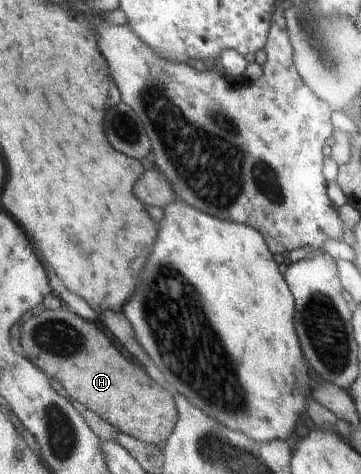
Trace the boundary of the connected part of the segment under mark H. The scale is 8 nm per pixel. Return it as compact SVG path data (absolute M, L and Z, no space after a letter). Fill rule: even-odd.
M66 307L58 311L46 309L26 319L20 329L20 345L26 359L48 377L56 379L88 411L94 411L118 427L122 434L149 444L166 441L170 435L177 420L170 393L154 381L148 383L150 377L144 373L144 369L126 359L94 323L80 319ZM108 351L110 356L106 355Z

